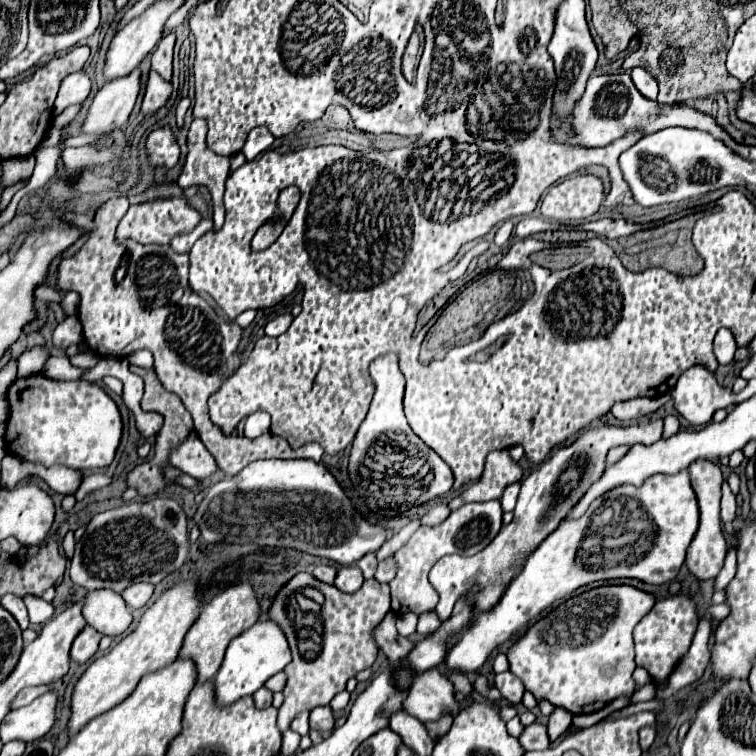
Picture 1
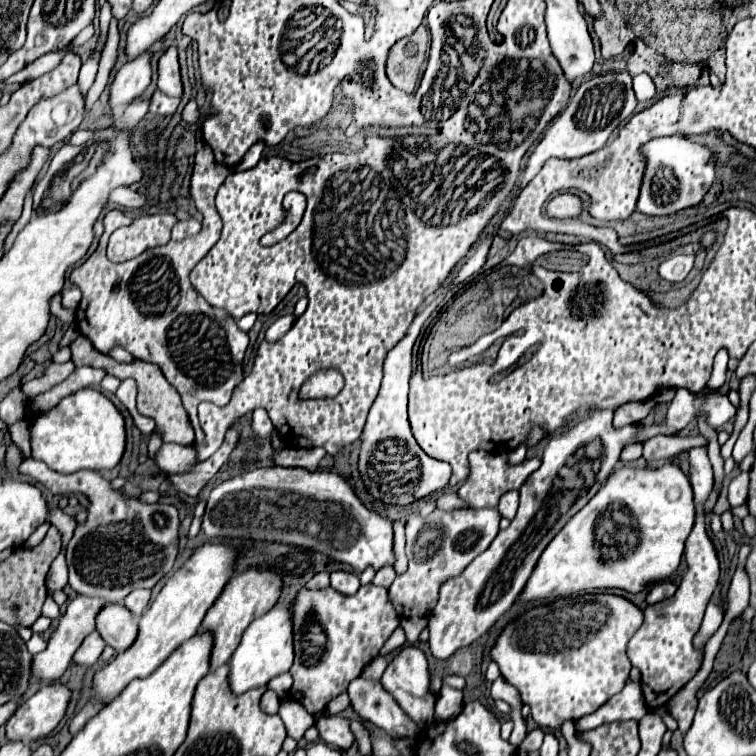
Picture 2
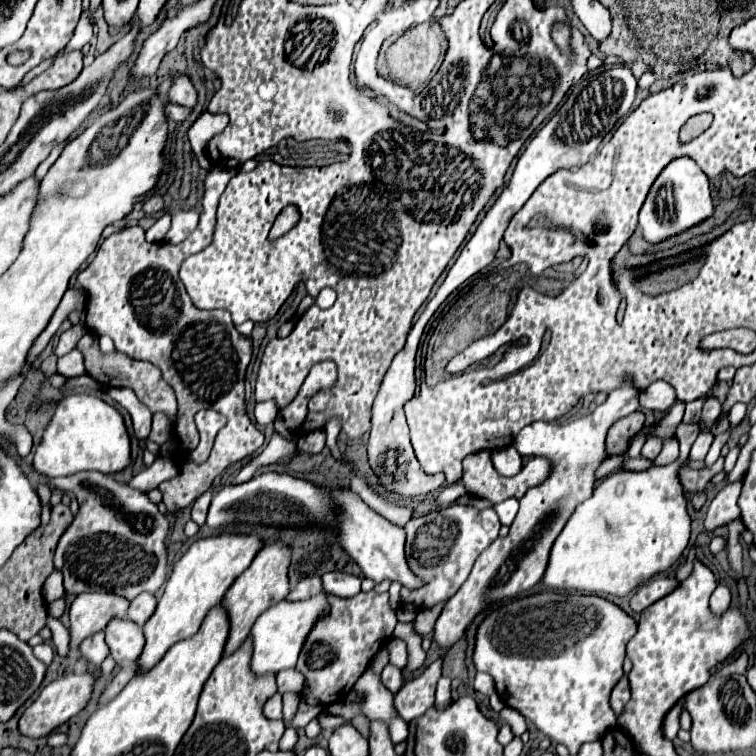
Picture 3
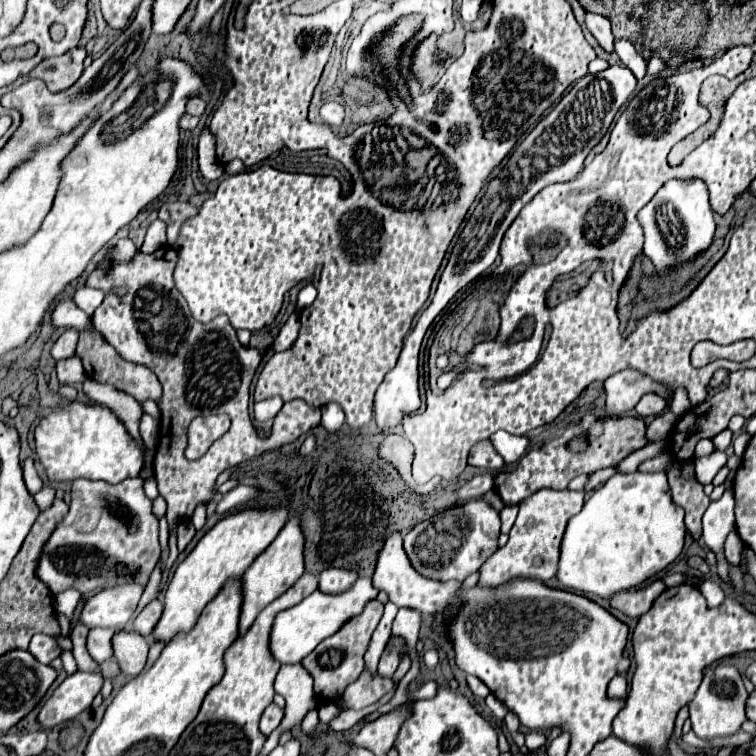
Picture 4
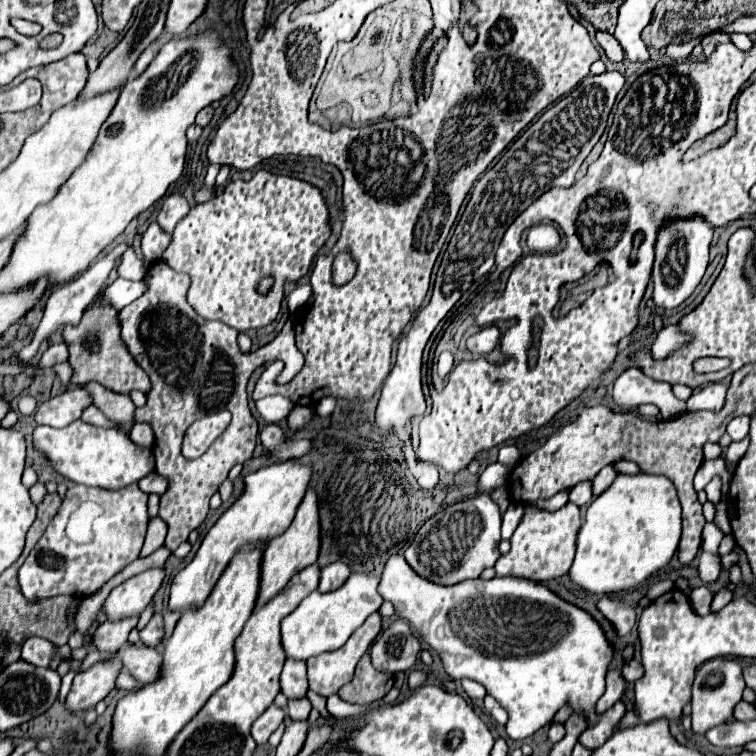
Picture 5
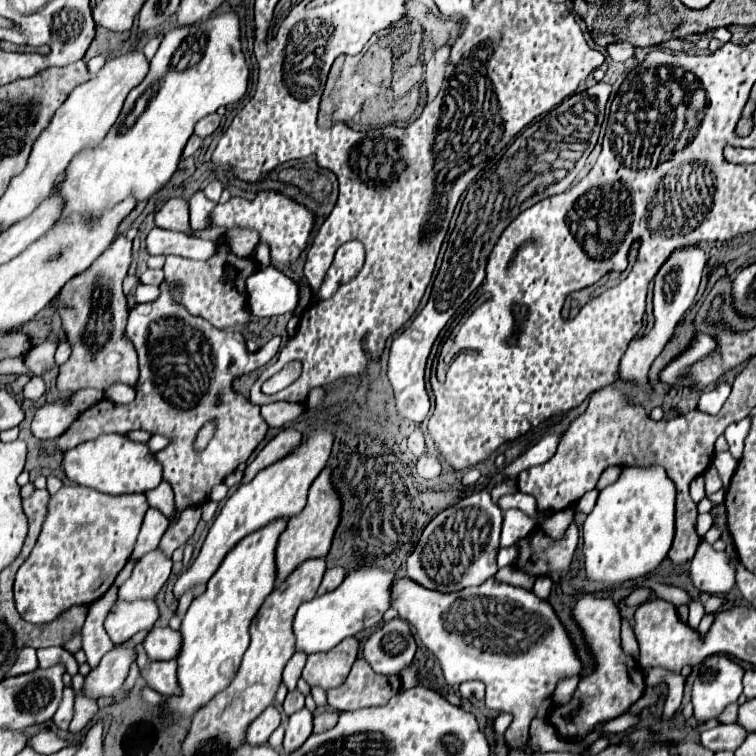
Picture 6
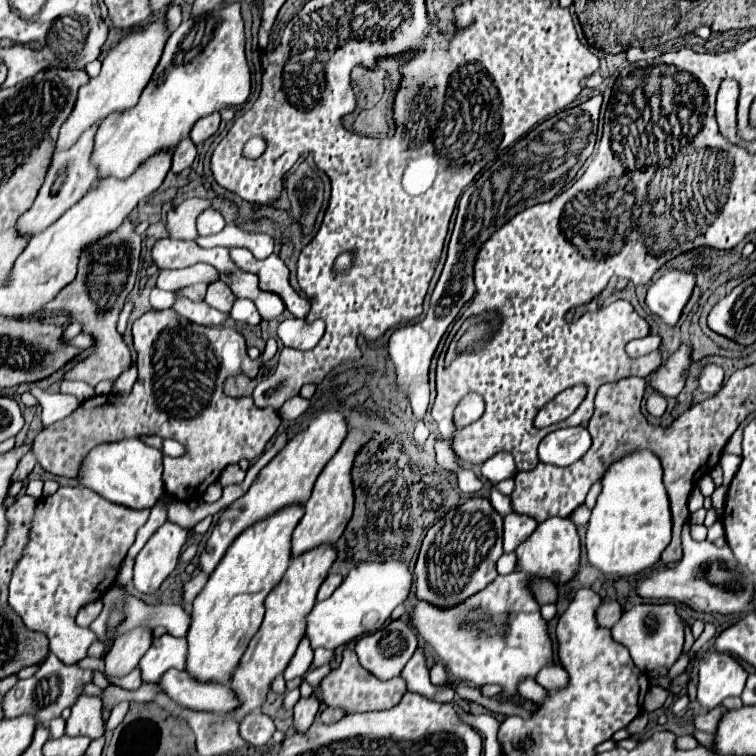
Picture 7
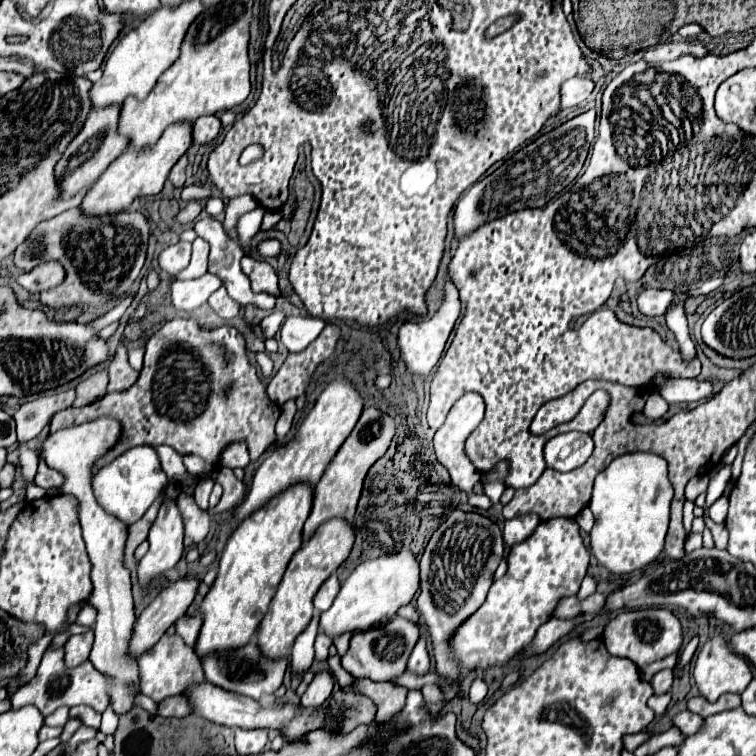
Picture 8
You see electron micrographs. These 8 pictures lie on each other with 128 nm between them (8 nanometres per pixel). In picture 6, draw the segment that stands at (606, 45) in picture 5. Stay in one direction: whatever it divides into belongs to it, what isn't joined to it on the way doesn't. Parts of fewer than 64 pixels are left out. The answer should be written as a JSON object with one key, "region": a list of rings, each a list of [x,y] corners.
{"region":[[[618,42],[618,44],[610,44],[610,48],[608,48],[608,54],[610,54],[610,58],[612,60],[616,60],[616,62],[626,62],[632,54],[634,54],[634,46],[632,44],[628,44],[628,42]]]}

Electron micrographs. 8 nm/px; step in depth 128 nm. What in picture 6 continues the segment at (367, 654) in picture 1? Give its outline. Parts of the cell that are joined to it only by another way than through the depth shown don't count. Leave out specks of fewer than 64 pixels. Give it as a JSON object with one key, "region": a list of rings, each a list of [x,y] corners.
{"region":[[[354,638],[342,640],[336,648],[330,652],[320,652],[314,656],[308,656],[308,662],[304,666],[302,678],[310,686],[320,686],[324,690],[336,688],[342,684],[350,672],[350,666],[354,664],[358,654],[358,642]]]}

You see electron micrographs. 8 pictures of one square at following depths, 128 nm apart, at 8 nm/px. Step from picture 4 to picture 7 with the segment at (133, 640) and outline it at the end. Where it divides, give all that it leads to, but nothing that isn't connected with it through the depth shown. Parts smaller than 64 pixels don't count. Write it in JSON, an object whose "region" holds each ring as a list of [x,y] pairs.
{"region":[[[168,670],[162,676],[160,686],[172,700],[176,700],[188,710],[230,714],[236,708],[240,708],[240,702],[234,698],[228,684],[202,684],[194,680],[188,672]]]}

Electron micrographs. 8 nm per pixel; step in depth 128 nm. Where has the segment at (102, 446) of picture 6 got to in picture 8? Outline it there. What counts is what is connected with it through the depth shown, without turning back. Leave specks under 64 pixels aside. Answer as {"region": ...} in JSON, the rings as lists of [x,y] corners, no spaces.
{"region":[[[136,446],[128,452],[124,452],[120,458],[116,458],[112,464],[98,470],[94,476],[94,492],[98,496],[98,502],[102,508],[110,514],[114,514],[124,524],[134,524],[144,516],[144,512],[150,508],[150,504],[158,498],[160,490],[166,488],[168,478],[164,470],[160,468],[160,460],[154,448],[150,446]]]}

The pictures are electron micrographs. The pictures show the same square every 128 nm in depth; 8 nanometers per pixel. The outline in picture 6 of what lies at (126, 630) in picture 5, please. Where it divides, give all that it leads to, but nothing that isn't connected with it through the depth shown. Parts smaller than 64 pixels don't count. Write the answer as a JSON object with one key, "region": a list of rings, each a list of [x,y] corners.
{"region":[[[116,600],[104,620],[104,630],[114,644],[124,644],[136,632],[152,628],[158,618],[160,610],[154,600]]]}

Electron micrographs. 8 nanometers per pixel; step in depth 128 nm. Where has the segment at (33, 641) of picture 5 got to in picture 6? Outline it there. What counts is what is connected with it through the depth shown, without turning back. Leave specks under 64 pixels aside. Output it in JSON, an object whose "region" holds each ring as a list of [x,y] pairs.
{"region":[[[24,648],[24,652],[20,652],[18,660],[14,662],[10,674],[6,674],[6,678],[10,676],[20,676],[20,674],[28,674],[34,672],[38,668],[38,660],[36,660],[36,650],[32,648]]]}

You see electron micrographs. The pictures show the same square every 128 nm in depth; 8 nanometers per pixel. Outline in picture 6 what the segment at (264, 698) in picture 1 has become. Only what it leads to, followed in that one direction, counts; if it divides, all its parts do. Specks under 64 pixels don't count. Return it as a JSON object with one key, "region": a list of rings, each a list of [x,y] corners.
{"region":[[[268,706],[246,730],[246,742],[252,744],[252,746],[258,746],[258,744],[264,744],[268,742],[270,734],[278,728],[280,724],[280,714],[274,706]]]}

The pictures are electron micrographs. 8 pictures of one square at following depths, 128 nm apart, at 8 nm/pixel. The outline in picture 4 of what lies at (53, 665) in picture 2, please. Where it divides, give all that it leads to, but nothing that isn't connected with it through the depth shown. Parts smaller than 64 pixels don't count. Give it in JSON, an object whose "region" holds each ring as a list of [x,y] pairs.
{"region":[[[120,584],[114,588],[106,588],[84,604],[80,620],[88,628],[102,626],[122,630],[134,614],[142,592],[144,586],[140,584]]]}

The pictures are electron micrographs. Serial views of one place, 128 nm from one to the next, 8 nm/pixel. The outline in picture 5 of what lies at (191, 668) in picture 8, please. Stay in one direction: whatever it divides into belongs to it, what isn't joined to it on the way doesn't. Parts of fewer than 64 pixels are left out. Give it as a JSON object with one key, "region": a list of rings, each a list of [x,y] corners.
{"region":[[[154,614],[152,620],[146,624],[146,628],[140,632],[140,640],[144,646],[158,648],[164,640],[164,622],[160,614]]]}

